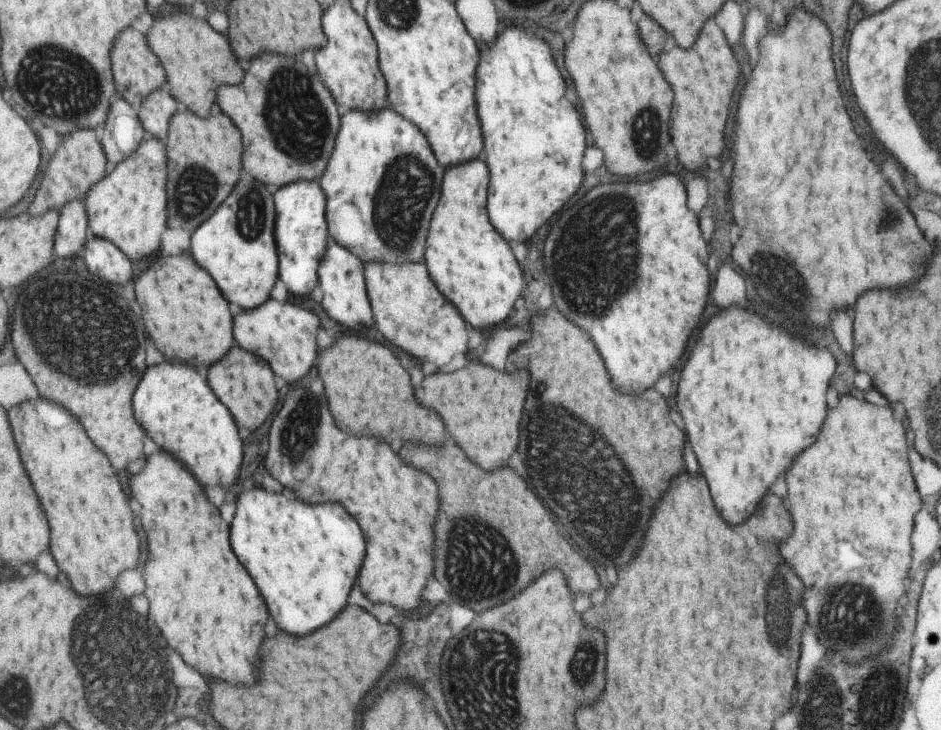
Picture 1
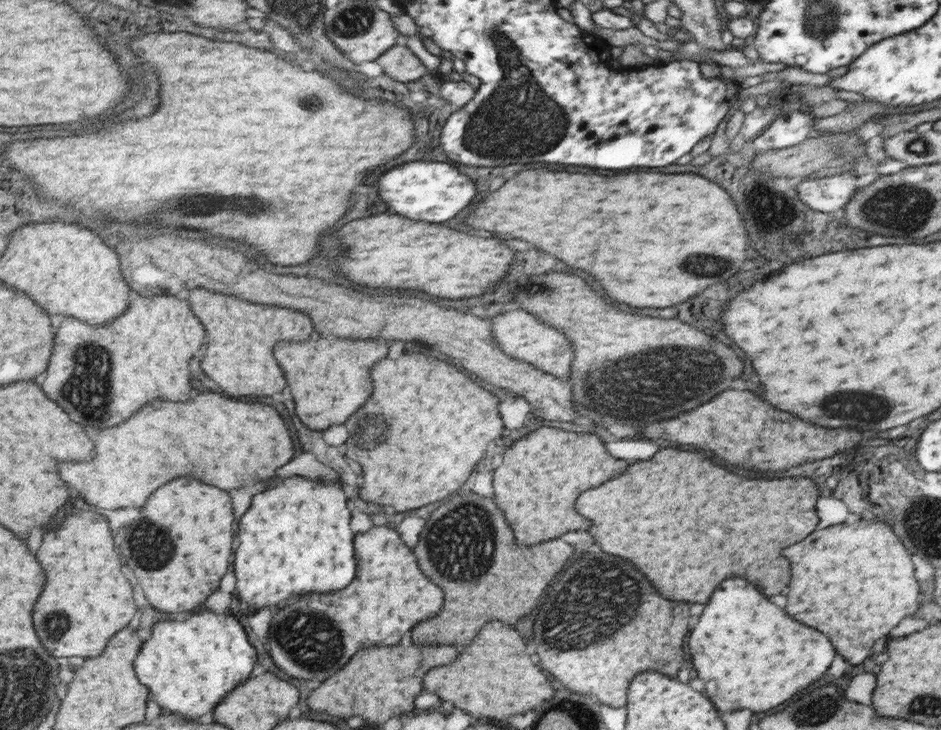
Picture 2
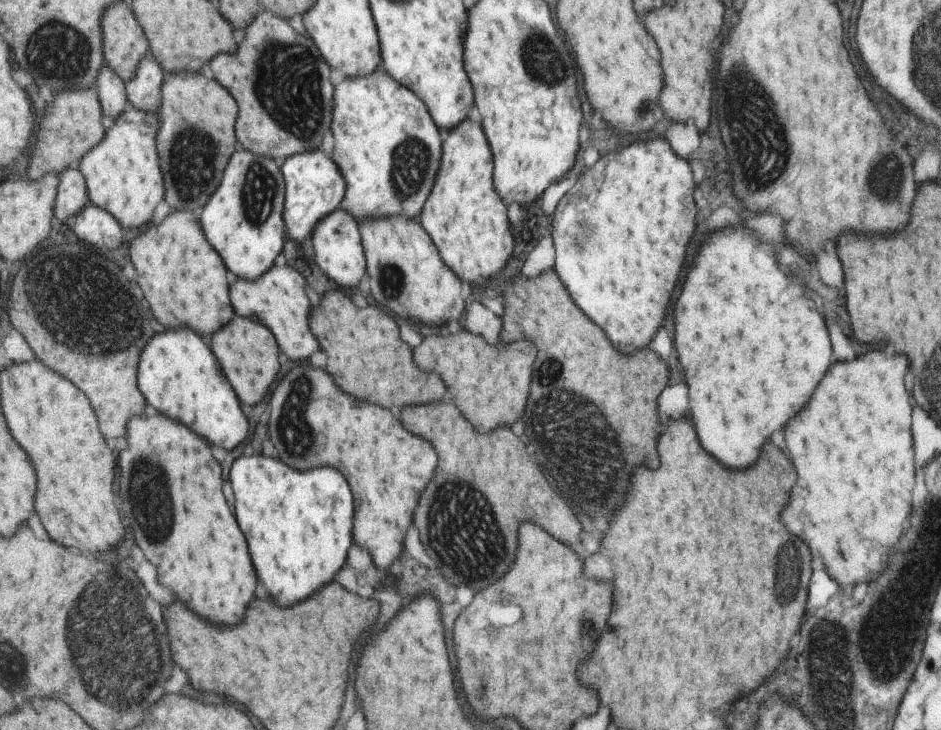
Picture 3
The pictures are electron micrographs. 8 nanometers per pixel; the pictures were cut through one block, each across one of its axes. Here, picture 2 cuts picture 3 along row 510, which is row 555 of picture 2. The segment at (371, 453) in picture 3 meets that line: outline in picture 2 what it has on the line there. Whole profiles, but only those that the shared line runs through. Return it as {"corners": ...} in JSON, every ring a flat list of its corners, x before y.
{"corners":[[380,526,380,528,370,528,366,534,358,534,358,580,346,588,346,592,336,592,336,594,314,594,312,600,310,596,306,596,304,600,298,600,296,604,284,608,284,612,280,612,274,620,274,626,272,626,272,634,270,634,270,646,272,646,272,654,276,658,276,662,286,670,286,673,290,672,292,676,296,678,306,678,306,680,320,680,322,683,328,678,332,678,334,674,338,674,342,668,346,668,346,664,358,654,358,650,362,648,370,648,370,646,393,646,398,644,402,640,404,634,408,634,418,622,424,622,428,618,434,618,440,610,442,610,442,604,444,604,444,596,442,596,442,590,432,584,424,574,422,570,418,568,416,564,416,558,412,554,412,550,400,540,400,534,386,528,386,526]]}

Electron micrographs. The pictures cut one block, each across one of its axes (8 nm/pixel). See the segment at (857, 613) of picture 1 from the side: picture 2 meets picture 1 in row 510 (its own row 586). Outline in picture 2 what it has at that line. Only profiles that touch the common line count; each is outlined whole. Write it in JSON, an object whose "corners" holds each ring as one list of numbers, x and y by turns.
{"corners":[[858,520,854,524,842,522,832,528,818,530,814,536,808,536,806,540,786,548,786,558,790,560,794,572,794,584,790,584,786,612,790,612,794,620,810,624,810,628,826,632,826,636,834,640,838,654,842,654,850,664,862,664,870,656,870,646,888,636,896,624,914,614,920,606,920,590,918,580,914,578,912,558,900,538,884,522]]}

